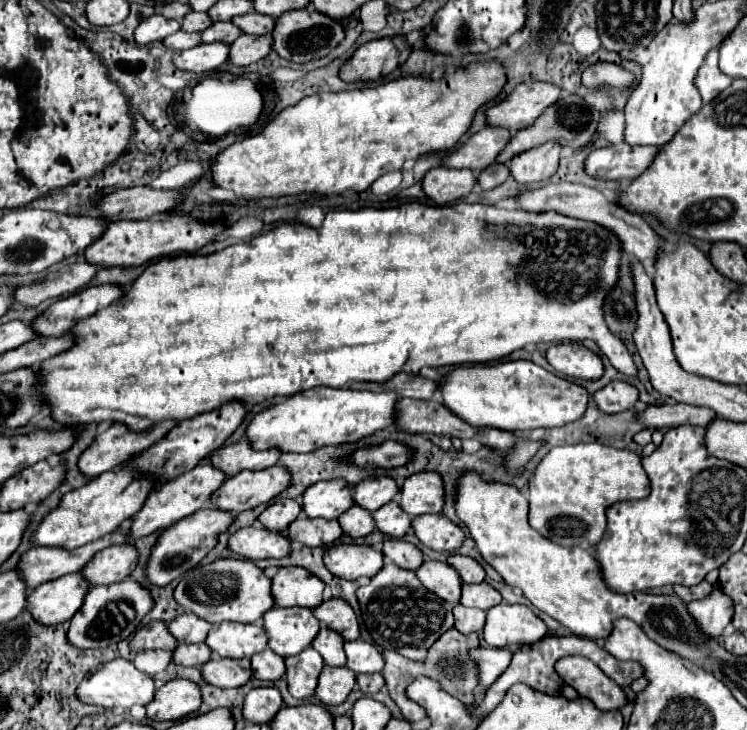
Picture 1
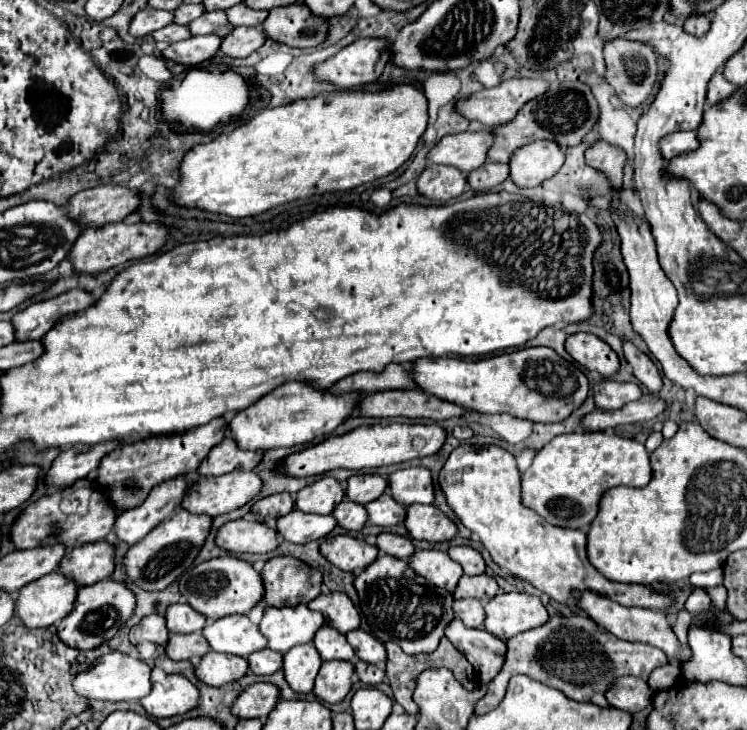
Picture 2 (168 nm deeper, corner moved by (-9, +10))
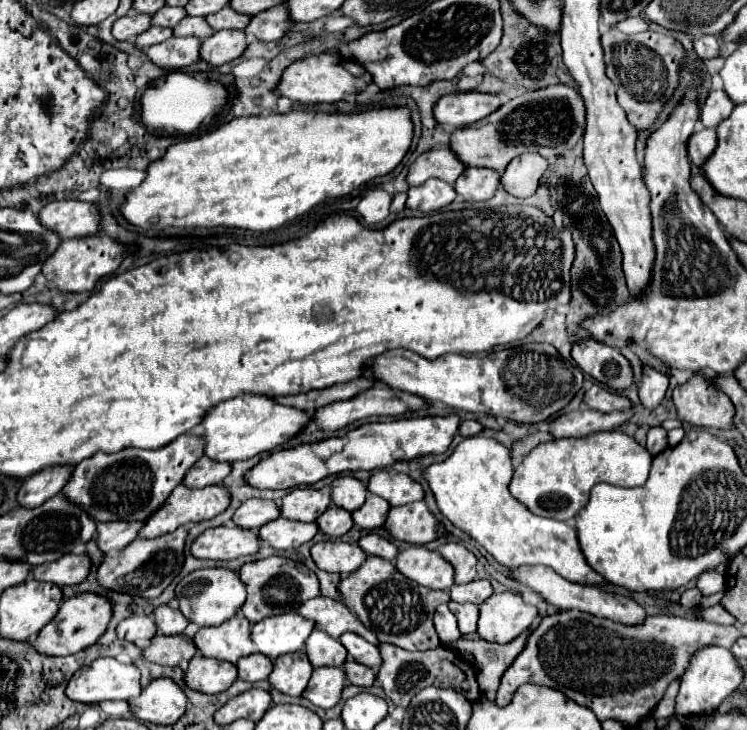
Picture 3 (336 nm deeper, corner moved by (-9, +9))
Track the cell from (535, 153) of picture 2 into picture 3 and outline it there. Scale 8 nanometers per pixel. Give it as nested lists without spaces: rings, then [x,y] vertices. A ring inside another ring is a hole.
[[[521,154],[509,162],[501,176],[501,186],[515,198],[529,198],[535,194],[541,176],[549,162],[541,154]]]

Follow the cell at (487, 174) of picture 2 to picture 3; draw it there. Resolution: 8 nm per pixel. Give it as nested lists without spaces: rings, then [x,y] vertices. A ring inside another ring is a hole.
[[[467,168],[455,182],[457,194],[467,202],[485,202],[489,200],[497,186],[501,184],[501,174],[489,168]]]

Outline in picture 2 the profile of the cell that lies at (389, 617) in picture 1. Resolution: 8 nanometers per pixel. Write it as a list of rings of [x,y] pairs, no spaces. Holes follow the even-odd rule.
[[[389,555],[377,557],[355,577],[353,585],[359,595],[361,613],[367,619],[371,633],[383,643],[397,643],[409,655],[433,653],[443,637],[445,625],[449,625],[449,621],[455,617],[451,609],[453,595],[445,589],[429,585],[429,581],[423,577],[417,577],[417,573],[413,573],[403,559]]]

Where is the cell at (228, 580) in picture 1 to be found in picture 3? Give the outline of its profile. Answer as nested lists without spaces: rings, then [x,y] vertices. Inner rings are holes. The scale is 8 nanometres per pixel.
[[[219,566],[203,568],[203,570],[195,570],[195,572],[187,574],[185,578],[179,580],[175,594],[177,594],[179,608],[185,614],[185,618],[199,626],[217,626],[217,624],[233,618],[247,598],[245,584],[241,582],[239,574],[235,570],[219,568]]]

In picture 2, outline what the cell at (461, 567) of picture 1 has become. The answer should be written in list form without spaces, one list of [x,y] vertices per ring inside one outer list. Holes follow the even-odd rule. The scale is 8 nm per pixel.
[[[449,547],[447,549],[449,557],[453,561],[457,561],[463,567],[465,575],[481,575],[485,571],[485,561],[481,557],[479,551],[475,551],[473,547]]]

